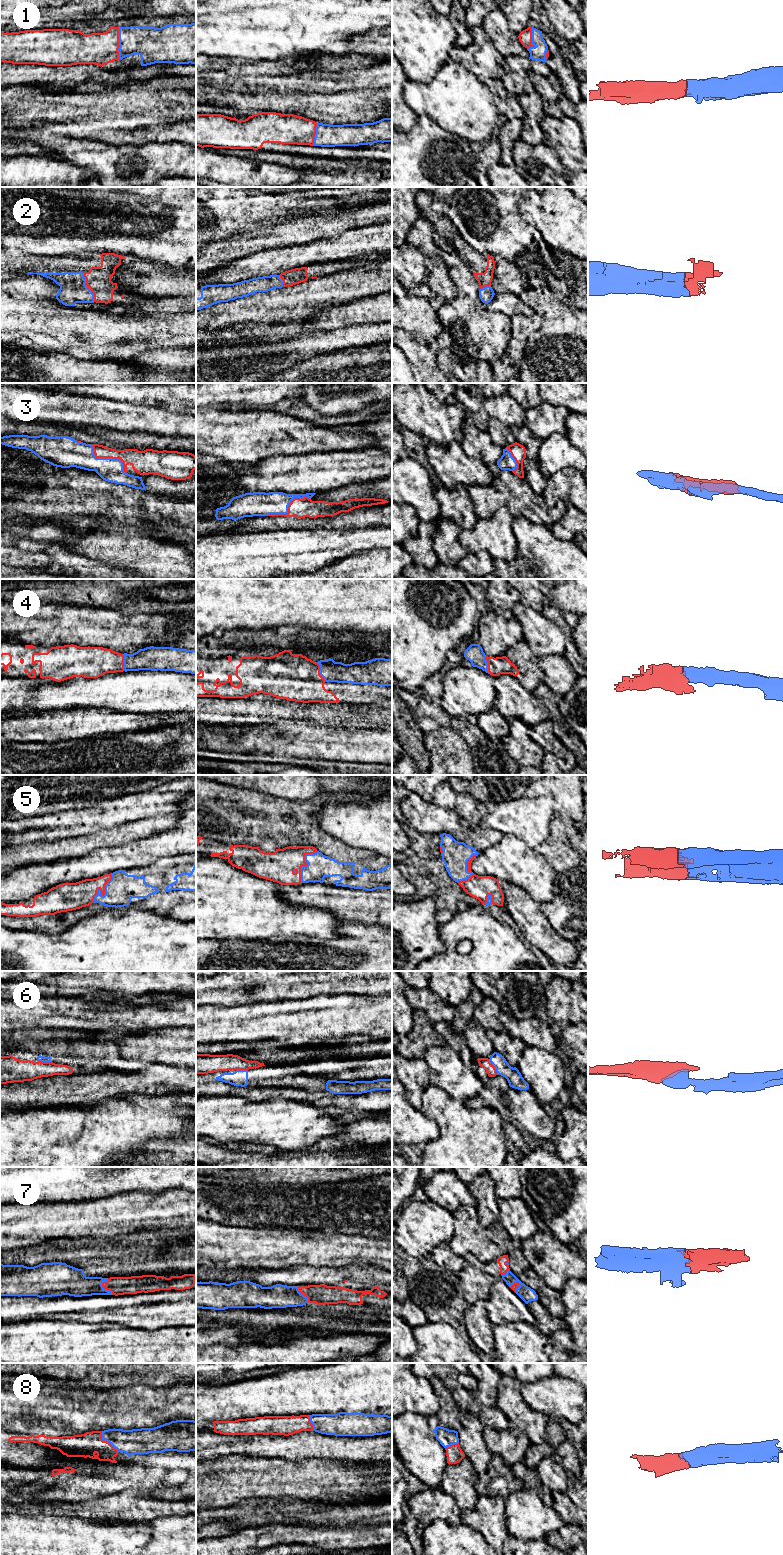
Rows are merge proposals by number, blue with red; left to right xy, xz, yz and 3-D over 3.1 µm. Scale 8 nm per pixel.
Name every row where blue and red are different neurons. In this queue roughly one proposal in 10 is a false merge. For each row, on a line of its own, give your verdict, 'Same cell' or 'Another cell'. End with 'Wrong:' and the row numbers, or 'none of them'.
1: Same cell
2: Same cell
3: Same cell
4: Same cell
5: Same cell
6: Same cell
7: Same cell
8: Same cell
Wrong: none of them

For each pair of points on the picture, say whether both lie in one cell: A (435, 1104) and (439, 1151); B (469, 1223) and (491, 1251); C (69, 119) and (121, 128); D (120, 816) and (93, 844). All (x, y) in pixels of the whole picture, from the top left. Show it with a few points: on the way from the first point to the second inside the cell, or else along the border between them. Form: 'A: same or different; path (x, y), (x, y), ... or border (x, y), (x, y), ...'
A: same; path (443, 1116), (444, 1139)
B: same; path (470, 1230), (484, 1244)
C: same; path (82, 119), (99, 119), (108, 126)
D: different; border (130, 821), (110, 828), (101, 828), (85, 835)

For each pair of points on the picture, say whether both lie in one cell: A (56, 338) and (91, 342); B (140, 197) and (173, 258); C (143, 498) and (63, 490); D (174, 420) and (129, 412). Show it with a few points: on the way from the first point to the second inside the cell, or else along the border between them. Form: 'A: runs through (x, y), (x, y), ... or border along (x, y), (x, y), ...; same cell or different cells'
A: runs through (65, 338), (82, 339); same cell
B: runs through (148, 212), (148, 215), (173, 240), (173, 243); same cell
C: runs through (123, 510), (98, 509), (83, 495); same cell
D: runs through (163, 420), (140, 418); same cell

